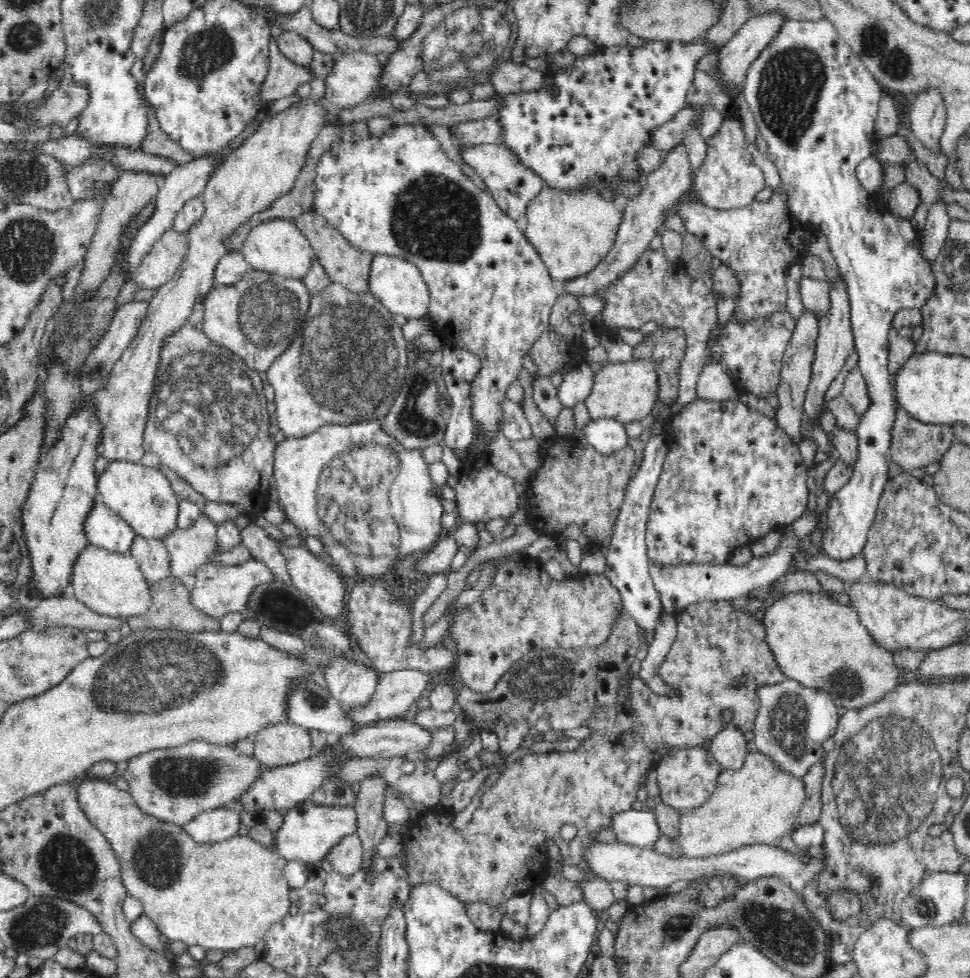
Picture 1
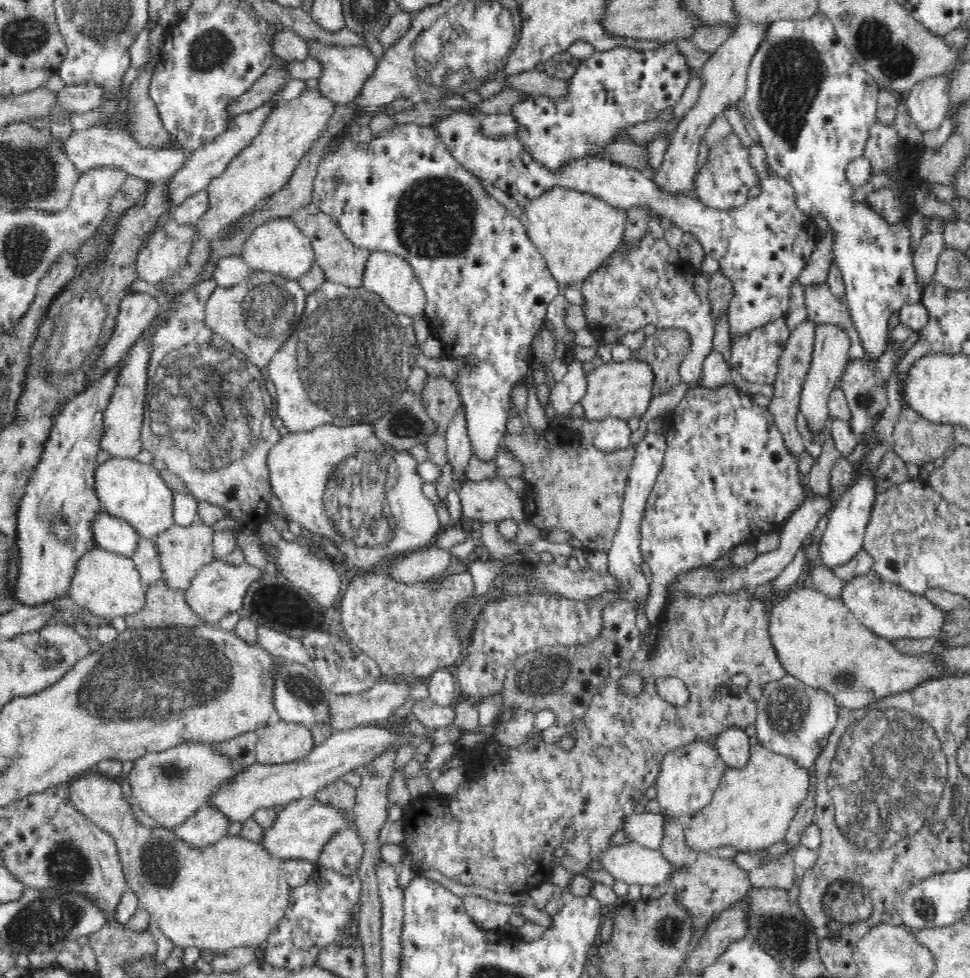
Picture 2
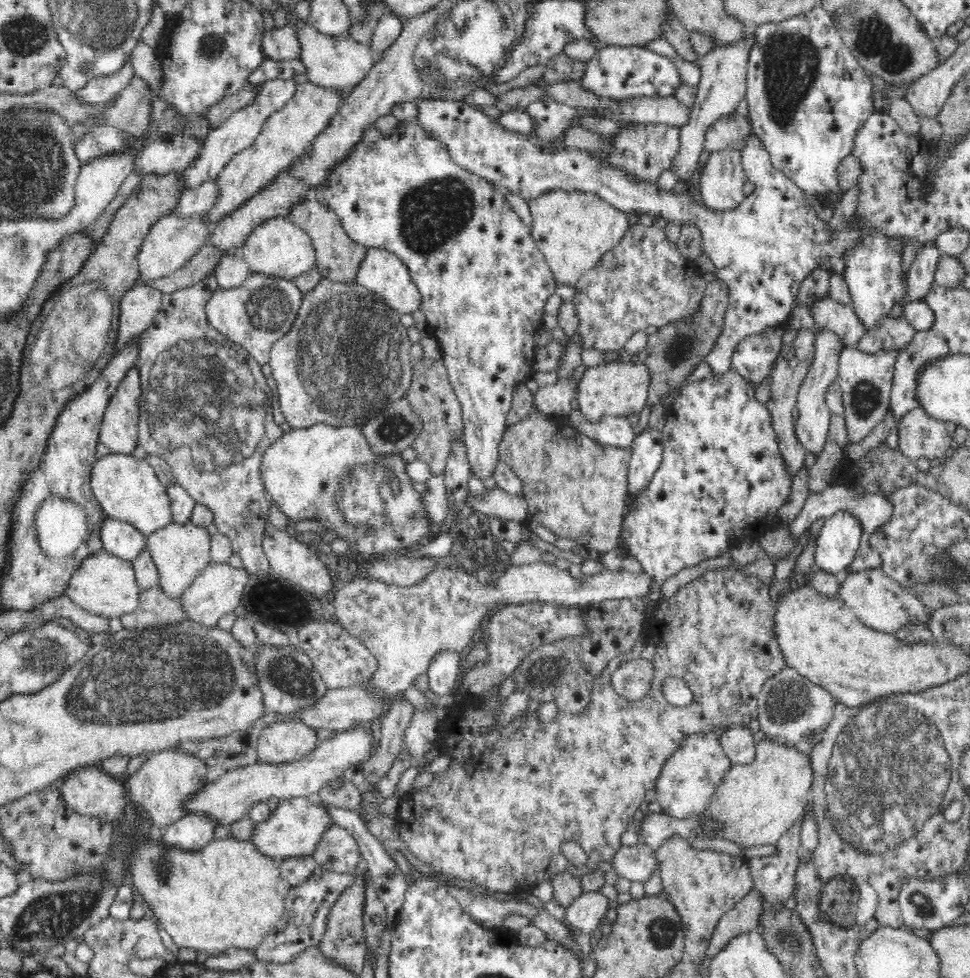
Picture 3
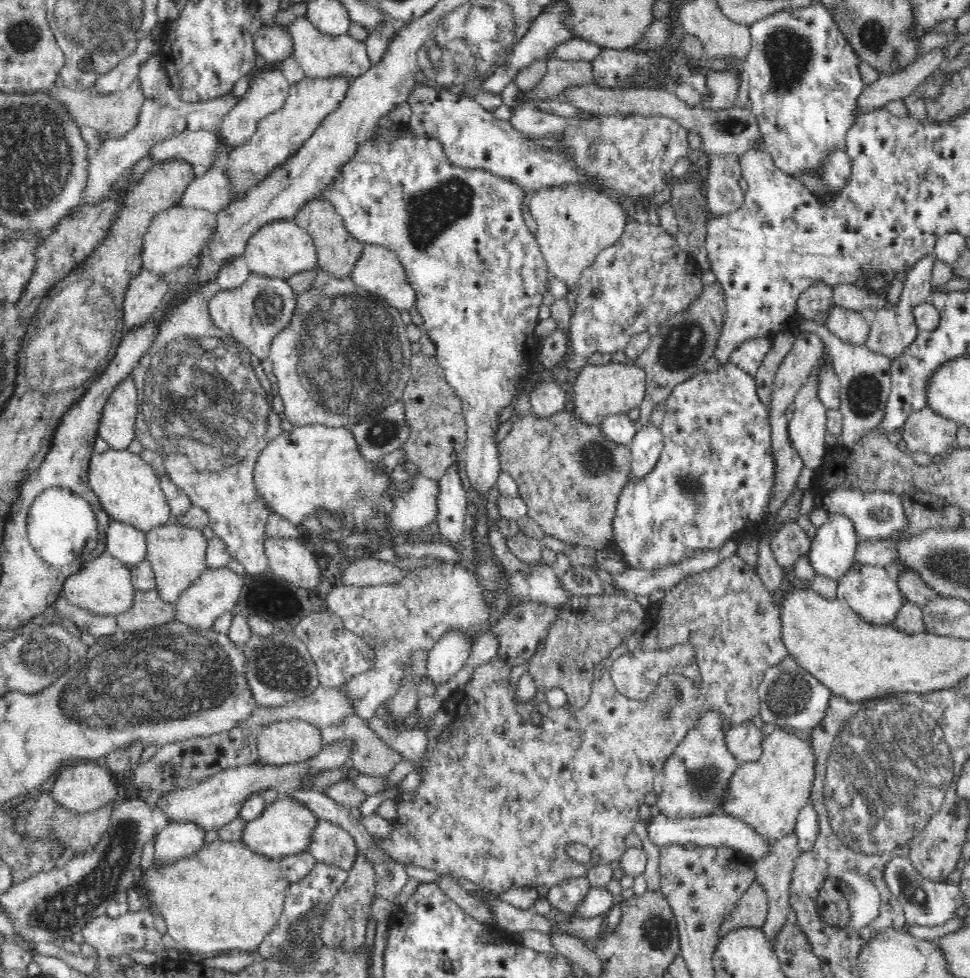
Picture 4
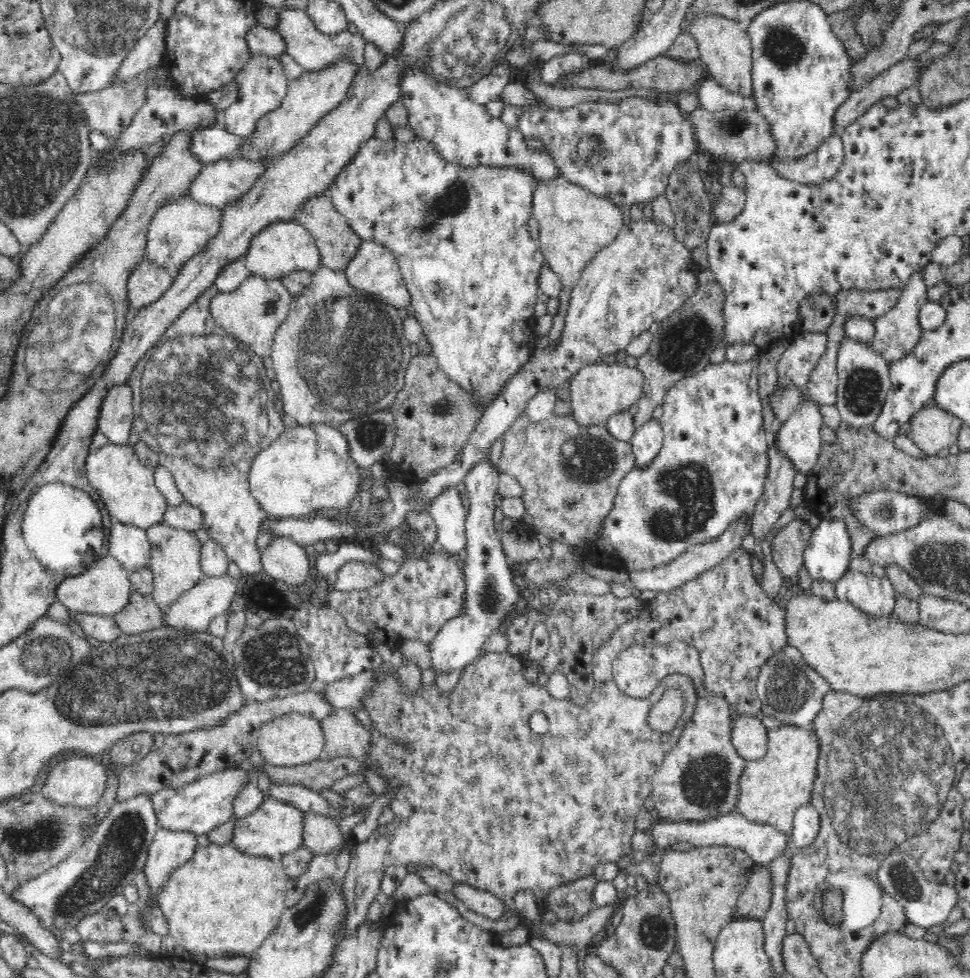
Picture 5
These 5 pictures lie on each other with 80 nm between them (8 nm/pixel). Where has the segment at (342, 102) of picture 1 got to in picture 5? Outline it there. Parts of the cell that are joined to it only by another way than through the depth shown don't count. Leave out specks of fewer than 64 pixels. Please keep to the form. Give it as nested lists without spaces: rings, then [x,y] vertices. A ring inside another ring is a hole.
[[[284,5],[278,9],[275,31],[282,37],[285,54],[292,56],[305,71],[313,71],[332,64],[333,61],[348,57],[358,64],[358,72],[364,66],[364,49],[367,43],[360,33],[352,34],[346,30],[332,36],[320,32],[305,9],[290,8]]]

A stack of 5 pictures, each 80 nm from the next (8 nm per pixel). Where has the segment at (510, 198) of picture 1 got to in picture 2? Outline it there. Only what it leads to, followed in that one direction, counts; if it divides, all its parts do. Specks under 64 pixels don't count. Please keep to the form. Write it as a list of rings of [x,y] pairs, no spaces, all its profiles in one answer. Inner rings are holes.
[[[452,112],[444,120],[438,118],[434,122],[435,135],[446,145],[453,159],[470,171],[474,176],[480,176],[485,182],[490,182],[495,187],[508,193],[518,206],[523,208],[529,201],[543,195],[544,192],[554,187],[569,188],[582,193],[590,193],[596,198],[603,200],[613,206],[616,210],[628,211],[630,208],[647,208],[653,216],[668,218],[673,226],[681,228],[683,231],[690,231],[698,237],[703,246],[705,255],[710,255],[720,265],[720,274],[730,280],[732,285],[732,300],[726,314],[726,324],[728,324],[728,334],[730,341],[736,341],[747,336],[750,332],[766,327],[778,320],[784,320],[788,314],[791,300],[792,286],[798,282],[804,268],[814,255],[814,250],[818,248],[820,229],[816,226],[814,219],[806,215],[798,207],[798,197],[792,184],[784,177],[780,177],[776,171],[770,170],[768,166],[768,155],[766,149],[760,142],[752,142],[748,146],[747,161],[749,167],[755,172],[757,186],[760,186],[760,194],[756,198],[748,197],[748,200],[734,209],[713,209],[706,206],[702,201],[685,196],[684,193],[674,193],[666,191],[656,184],[652,176],[640,172],[640,170],[628,165],[604,160],[600,157],[578,157],[573,161],[562,163],[557,169],[550,169],[544,165],[540,159],[536,159],[530,151],[528,145],[518,137],[517,132],[500,136],[486,135],[484,125],[476,114],[468,112]]]

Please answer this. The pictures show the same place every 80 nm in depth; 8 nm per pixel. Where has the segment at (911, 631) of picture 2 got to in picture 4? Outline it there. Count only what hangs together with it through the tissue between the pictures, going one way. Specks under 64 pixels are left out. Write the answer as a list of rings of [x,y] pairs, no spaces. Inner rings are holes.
[[[856,560],[848,572],[845,572],[837,581],[837,598],[844,599],[856,613],[860,613],[865,621],[872,621],[876,624],[894,622],[897,610],[906,600],[898,590],[890,570],[881,566],[860,563]]]

